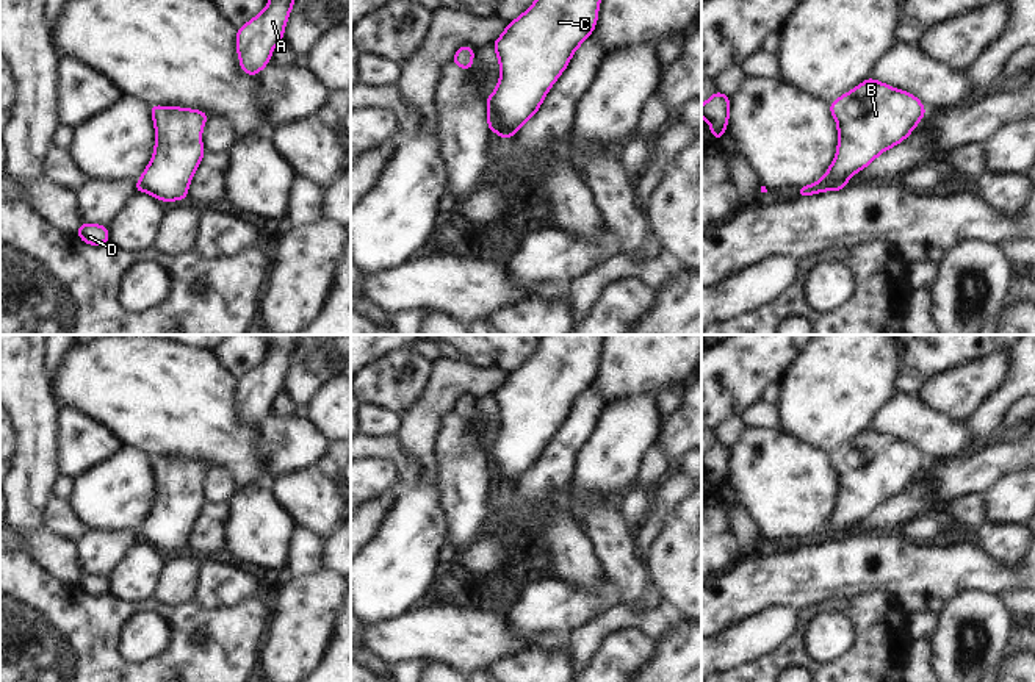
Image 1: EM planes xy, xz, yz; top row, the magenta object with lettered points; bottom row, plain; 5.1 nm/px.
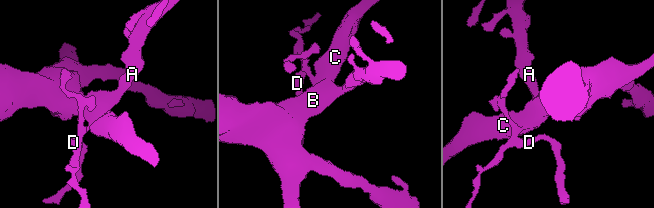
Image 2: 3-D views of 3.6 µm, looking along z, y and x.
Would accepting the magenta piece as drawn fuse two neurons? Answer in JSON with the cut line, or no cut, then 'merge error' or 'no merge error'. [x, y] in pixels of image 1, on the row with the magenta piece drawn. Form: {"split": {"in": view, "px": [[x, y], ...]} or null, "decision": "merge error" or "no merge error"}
{"split": {"in": "xz", "px": [[492, 93], [494, 132]]}, "decision": "merge error"}

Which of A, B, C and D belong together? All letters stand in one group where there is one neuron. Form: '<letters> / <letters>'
A B C / D

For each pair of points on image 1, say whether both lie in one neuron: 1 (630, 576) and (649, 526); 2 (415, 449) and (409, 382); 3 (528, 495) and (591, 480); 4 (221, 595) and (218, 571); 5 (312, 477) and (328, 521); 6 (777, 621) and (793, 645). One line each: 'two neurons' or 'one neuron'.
1: two neurons
2: two neurons
3: two neurons
4: one neuron
5: one neuron
6: two neurons

